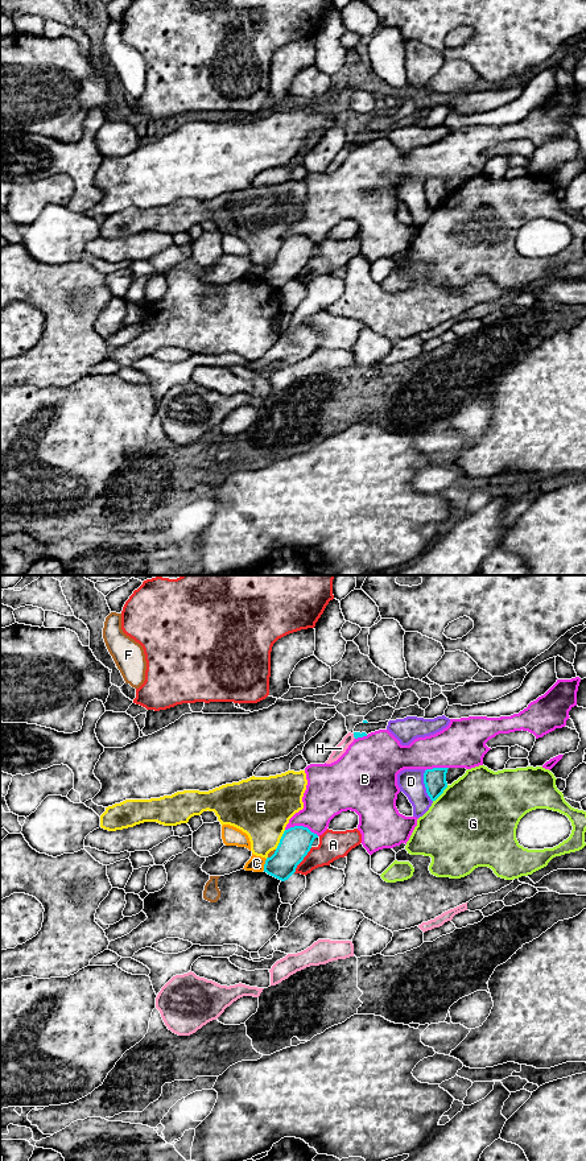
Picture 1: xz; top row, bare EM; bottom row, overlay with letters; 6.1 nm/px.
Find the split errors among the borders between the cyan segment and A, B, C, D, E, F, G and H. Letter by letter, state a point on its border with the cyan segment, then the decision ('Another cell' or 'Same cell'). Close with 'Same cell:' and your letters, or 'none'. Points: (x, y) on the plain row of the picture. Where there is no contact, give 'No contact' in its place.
A: Touches cyan at xz (302, 268). Another cell
B: Touches cyan at xz (302, 235). Another cell
C: Touches cyan at xz (264, 273). Another cell
D: Touches cyan at xz (425, 195). Another cell
E: Touches cyan at xz (280, 248). Another cell
F: Touches cyan at xz (273, 263). Another cell
G: Touches cyan at xz (441, 202). Another cell
H: Touches cyan at xz (354, 145). Another cell
Same cell: none

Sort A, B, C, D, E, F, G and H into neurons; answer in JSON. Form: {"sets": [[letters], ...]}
{"sets": [["A"], ["B"], ["C"], ["D"], ["E"], ["F"], ["G"], ["H"]]}

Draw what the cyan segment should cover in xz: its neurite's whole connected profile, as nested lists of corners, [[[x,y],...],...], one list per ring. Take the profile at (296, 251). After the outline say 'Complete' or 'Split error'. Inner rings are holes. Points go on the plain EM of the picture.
[[[304,235],[285,239],[275,263],[267,267],[264,281],[281,290],[288,289],[310,260],[315,247],[318,244]]]. Complete

